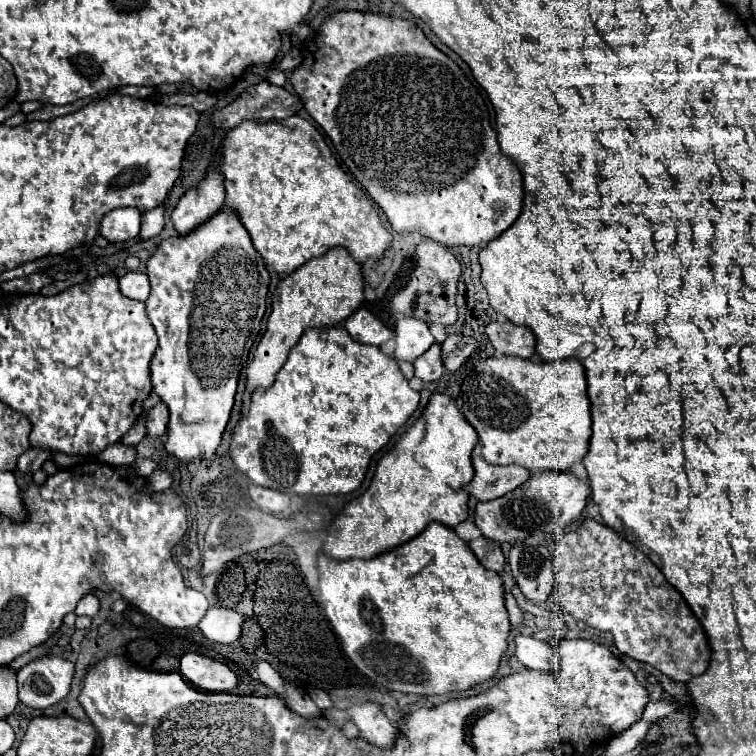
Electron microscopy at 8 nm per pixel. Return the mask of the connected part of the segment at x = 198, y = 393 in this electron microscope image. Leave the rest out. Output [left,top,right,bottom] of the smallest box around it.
[145,206,269,462]

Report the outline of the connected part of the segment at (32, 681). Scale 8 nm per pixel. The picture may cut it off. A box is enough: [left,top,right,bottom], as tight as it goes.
[17,656,73,708]

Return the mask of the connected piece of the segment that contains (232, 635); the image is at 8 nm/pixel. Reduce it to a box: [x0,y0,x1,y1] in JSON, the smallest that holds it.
[197,606,243,644]

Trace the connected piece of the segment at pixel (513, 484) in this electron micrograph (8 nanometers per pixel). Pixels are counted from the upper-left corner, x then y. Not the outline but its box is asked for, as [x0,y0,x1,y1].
[465,444,531,502]

